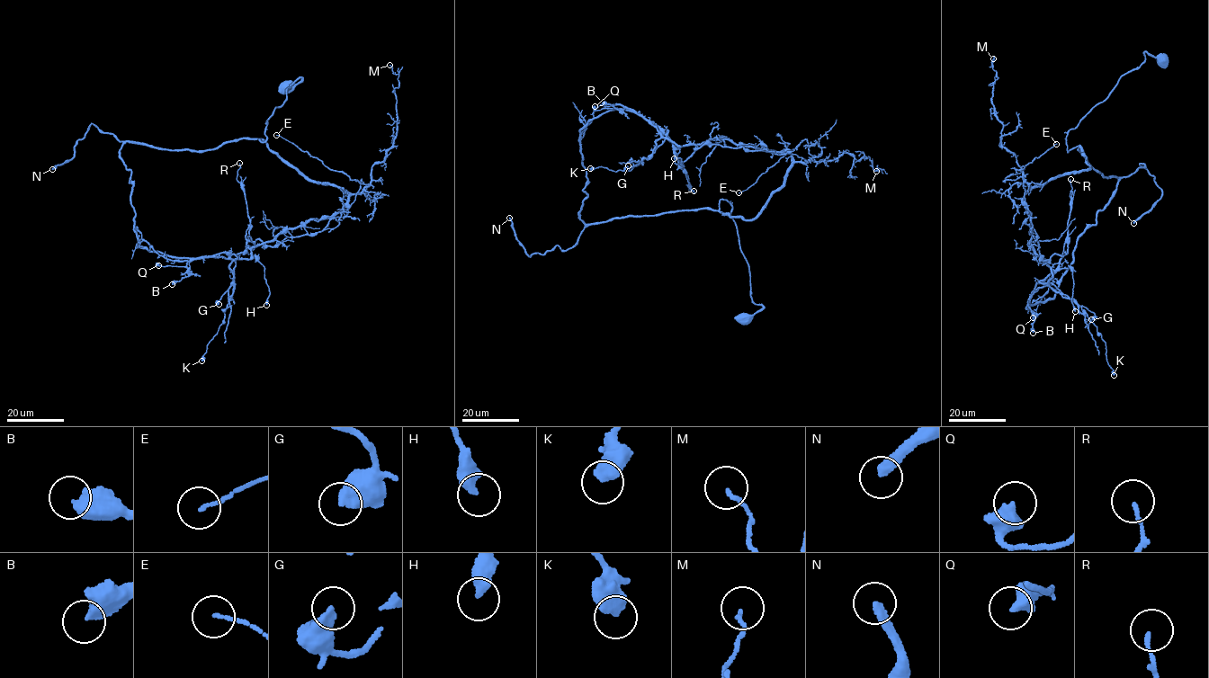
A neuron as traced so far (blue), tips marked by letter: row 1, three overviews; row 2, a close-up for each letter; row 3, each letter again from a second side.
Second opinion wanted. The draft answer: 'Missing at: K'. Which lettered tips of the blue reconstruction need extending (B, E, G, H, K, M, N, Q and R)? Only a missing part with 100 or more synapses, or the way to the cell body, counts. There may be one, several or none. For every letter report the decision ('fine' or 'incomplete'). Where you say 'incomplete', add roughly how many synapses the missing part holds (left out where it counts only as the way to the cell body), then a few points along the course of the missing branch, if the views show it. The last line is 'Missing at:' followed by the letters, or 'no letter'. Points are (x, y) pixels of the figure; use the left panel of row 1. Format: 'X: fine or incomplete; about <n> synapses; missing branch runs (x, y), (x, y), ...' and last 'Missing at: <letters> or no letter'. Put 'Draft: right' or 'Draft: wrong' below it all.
B: fine
E: fine
G: fine
H: fine
K: fine
M: fine
N: incomplete; about 200 synapses
Q: fine
R: fine
Missing at: N
Draft: wrong

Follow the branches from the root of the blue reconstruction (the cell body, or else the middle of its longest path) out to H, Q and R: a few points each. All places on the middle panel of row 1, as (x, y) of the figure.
H: (745, 319), (763, 307), (719, 203), (755, 218), (790, 154), (711, 139), (680, 147), (684, 166), (674, 158)
Q: (745, 319), (763, 307), (719, 203), (755, 218), (790, 152), (676, 146), (631, 109), (595, 106)
R: (745, 319), (763, 307), (731, 205), (719, 203), (755, 218), (790, 154), (703, 145), (679, 163), (694, 191)

